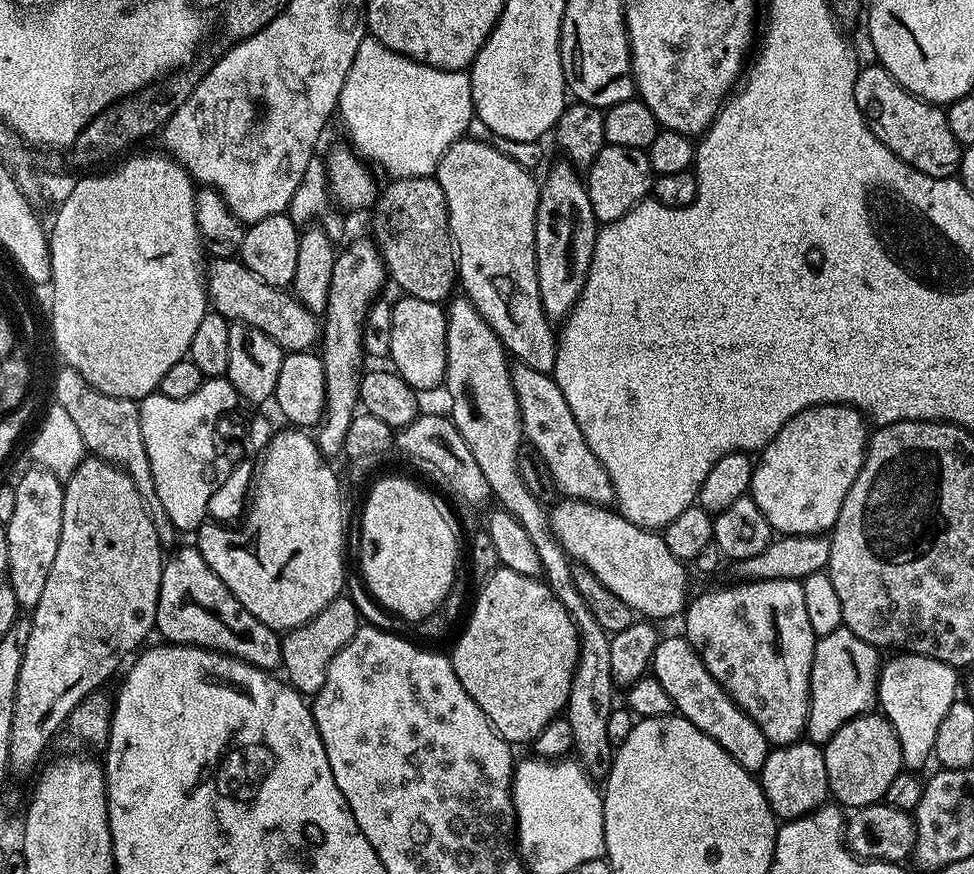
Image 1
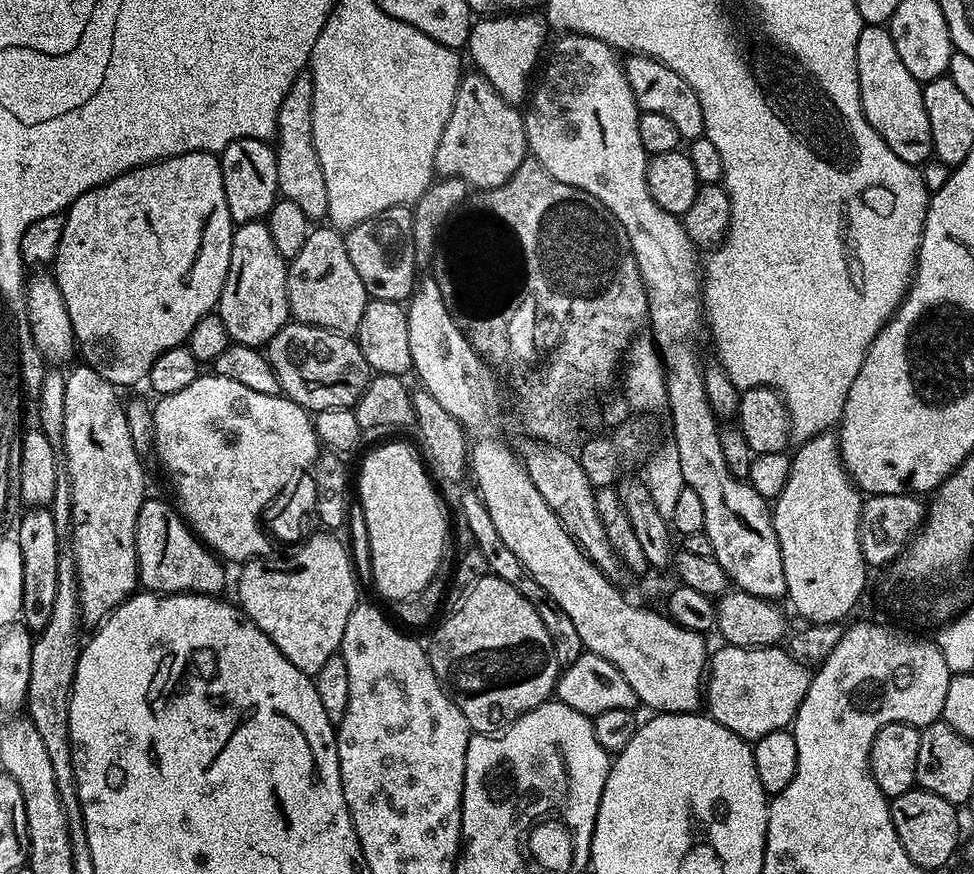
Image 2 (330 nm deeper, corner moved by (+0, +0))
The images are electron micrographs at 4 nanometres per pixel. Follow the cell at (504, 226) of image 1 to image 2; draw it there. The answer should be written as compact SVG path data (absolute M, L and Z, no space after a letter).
M465 71L458 86L454 110L438 142L436 172L444 178L456 176L473 189L487 190L505 184L528 155L521 109L508 104L481 72Z

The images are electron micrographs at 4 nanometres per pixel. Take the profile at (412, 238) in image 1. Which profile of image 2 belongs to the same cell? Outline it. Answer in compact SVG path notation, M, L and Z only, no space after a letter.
M399 204L390 210L382 210L382 214L374 214L374 218L358 222L358 226L343 233L346 254L350 254L350 262L354 270L358 270L358 278L362 278L362 286L366 286L371 299L404 302L415 292L418 261L413 215L411 207Z

